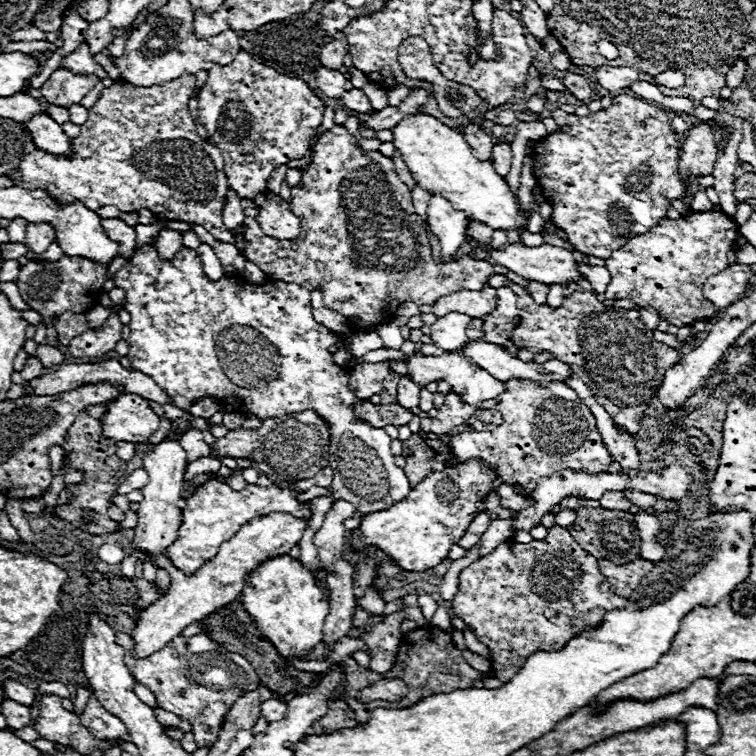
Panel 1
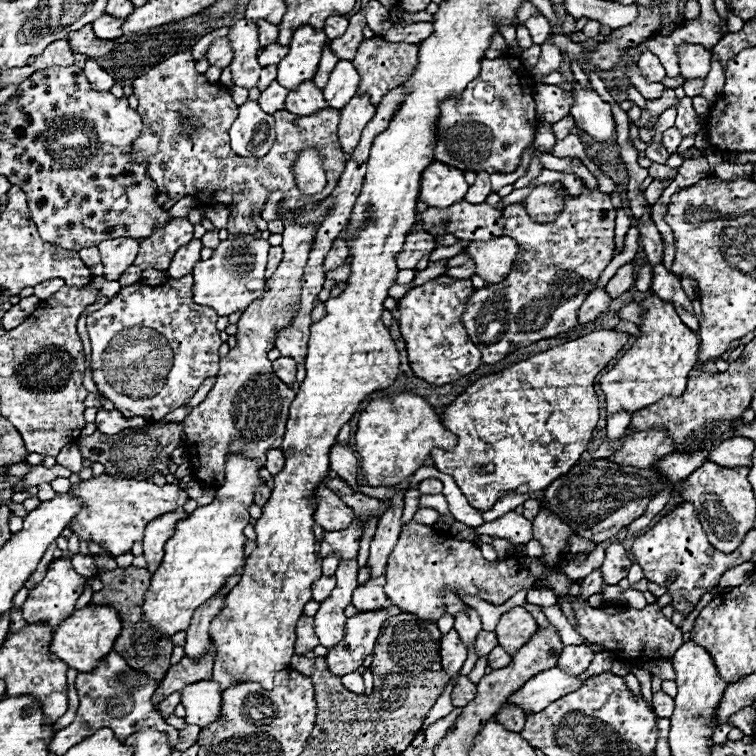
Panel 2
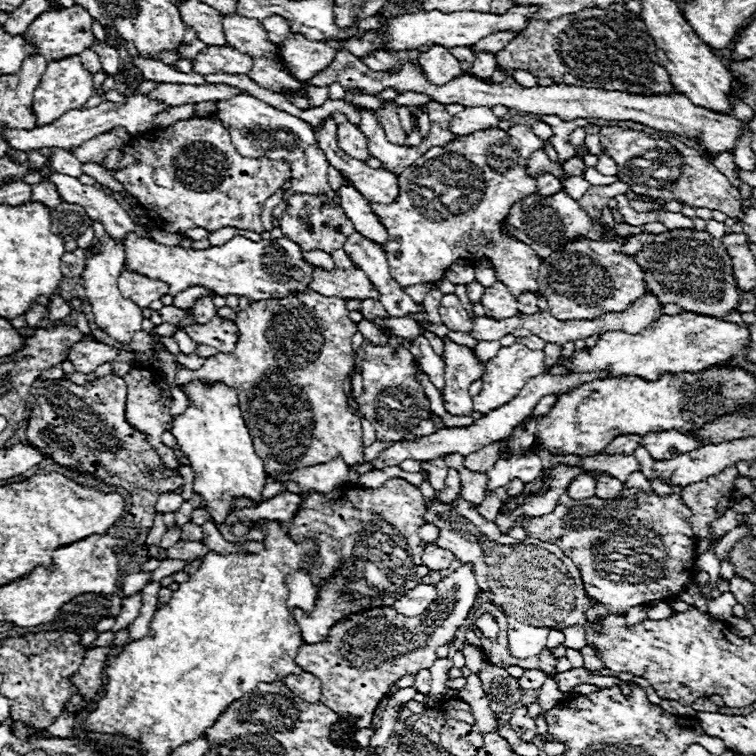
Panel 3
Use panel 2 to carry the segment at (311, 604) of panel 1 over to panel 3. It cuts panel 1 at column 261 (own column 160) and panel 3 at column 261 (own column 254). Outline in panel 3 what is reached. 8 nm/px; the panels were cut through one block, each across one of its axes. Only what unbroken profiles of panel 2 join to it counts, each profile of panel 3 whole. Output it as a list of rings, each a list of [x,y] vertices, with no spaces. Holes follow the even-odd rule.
[[[188,382],[178,388],[186,394],[188,406],[182,414],[172,418],[170,432],[178,448],[190,460],[190,468],[194,470],[194,492],[202,496],[202,504],[208,506],[212,518],[224,522],[230,514],[232,498],[250,496],[252,500],[260,500],[260,492],[268,482],[262,458],[254,452],[252,436],[242,420],[234,388],[222,382]]]

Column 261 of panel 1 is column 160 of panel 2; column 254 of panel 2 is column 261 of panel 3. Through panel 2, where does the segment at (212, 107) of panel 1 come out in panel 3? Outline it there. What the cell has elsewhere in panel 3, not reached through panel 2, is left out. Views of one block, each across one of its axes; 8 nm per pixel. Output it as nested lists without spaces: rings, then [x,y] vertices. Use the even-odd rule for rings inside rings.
[[[188,118],[178,120],[162,130],[152,130],[140,136],[130,138],[130,142],[122,148],[122,160],[118,172],[112,176],[124,184],[124,188],[144,206],[146,216],[158,224],[158,228],[166,232],[182,234],[188,228],[204,228],[204,230],[220,230],[226,226],[244,228],[262,234],[264,228],[260,224],[260,214],[266,198],[270,198],[288,178],[290,178],[290,162],[286,160],[270,160],[270,158],[244,158],[236,152],[230,142],[228,130],[218,122],[218,118]]]

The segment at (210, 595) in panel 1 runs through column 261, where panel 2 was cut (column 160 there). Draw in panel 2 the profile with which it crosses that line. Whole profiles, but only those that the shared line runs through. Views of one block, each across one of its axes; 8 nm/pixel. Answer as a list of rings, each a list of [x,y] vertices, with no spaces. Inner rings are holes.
[[[176,510],[174,514],[164,514],[162,518],[156,518],[154,522],[150,522],[150,526],[146,526],[146,534],[144,534],[144,558],[148,562],[148,572],[154,574],[164,558],[162,548],[166,544],[166,540],[174,534],[174,526],[178,520],[186,518],[184,510]]]

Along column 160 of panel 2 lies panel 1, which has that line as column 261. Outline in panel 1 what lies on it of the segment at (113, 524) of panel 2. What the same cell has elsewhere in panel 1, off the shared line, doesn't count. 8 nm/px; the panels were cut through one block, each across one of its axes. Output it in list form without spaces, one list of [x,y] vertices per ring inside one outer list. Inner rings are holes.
[[[208,482],[190,498],[184,500],[182,506],[182,526],[178,528],[178,538],[170,544],[170,550],[166,550],[172,564],[182,570],[184,574],[194,574],[204,562],[212,560],[218,554],[218,548],[222,542],[230,540],[240,526],[244,526],[248,520],[272,512],[286,512],[296,518],[308,518],[310,510],[304,502],[296,500],[294,490],[290,488],[278,488],[278,486],[256,486],[248,484],[244,490],[232,490],[228,484],[222,482]]]

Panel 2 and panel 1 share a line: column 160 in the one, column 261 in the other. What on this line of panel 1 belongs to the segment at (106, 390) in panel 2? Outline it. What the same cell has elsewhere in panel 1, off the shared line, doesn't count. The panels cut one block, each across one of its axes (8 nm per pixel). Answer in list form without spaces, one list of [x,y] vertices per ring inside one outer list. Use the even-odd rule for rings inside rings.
[[[146,244],[138,254],[118,270],[112,278],[118,288],[126,292],[124,310],[130,312],[130,352],[128,358],[134,370],[150,374],[166,394],[170,394],[170,404],[188,410],[200,398],[218,398],[222,404],[236,404],[240,414],[256,414],[258,418],[280,418],[284,414],[314,410],[332,428],[330,444],[330,466],[334,470],[332,496],[342,498],[356,508],[356,518],[370,512],[380,512],[390,508],[394,502],[404,500],[410,494],[410,484],[402,468],[394,464],[394,454],[390,450],[390,438],[382,428],[372,428],[366,422],[354,418],[350,408],[352,402],[360,402],[350,390],[350,372],[332,362],[328,346],[336,344],[336,338],[320,326],[312,316],[310,290],[288,284],[282,280],[268,280],[266,284],[240,284],[238,278],[224,276],[212,282],[202,272],[202,262],[198,252],[182,248],[172,262],[162,262],[152,244]]]

